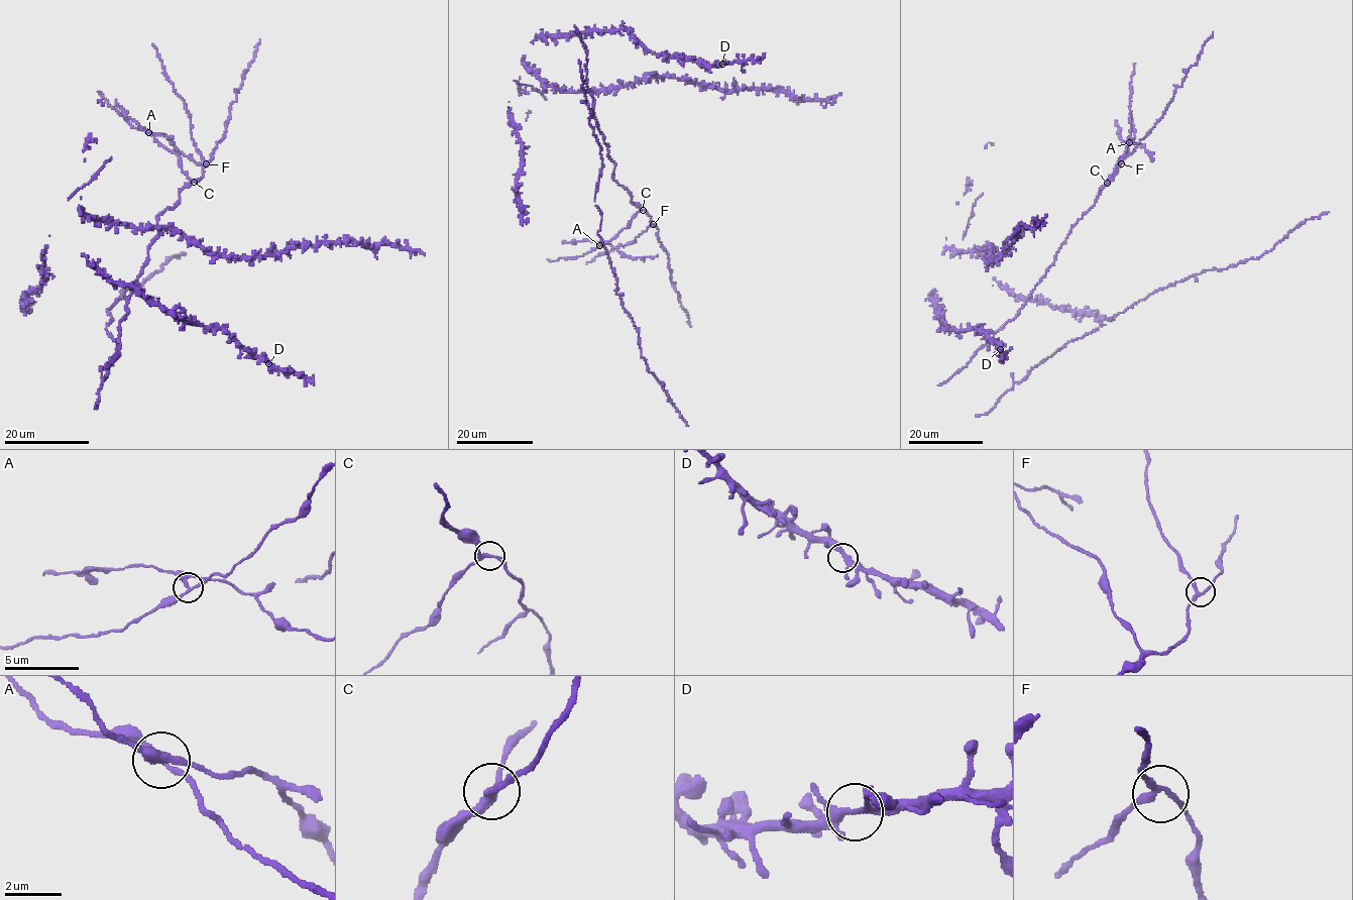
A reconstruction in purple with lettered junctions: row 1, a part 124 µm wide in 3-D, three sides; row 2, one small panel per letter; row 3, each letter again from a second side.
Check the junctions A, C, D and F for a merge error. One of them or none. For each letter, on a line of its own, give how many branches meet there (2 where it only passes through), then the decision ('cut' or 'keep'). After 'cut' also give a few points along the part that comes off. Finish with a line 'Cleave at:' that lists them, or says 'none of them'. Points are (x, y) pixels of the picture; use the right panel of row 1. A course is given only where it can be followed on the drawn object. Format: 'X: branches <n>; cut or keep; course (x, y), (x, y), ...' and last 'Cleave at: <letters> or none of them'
A: branches 4; cut; course (1128, 142), (1132, 141), (1150, 152), (1151, 161)
C: branches 3; keep
D: branches 4; keep
F: branches 3; keep
Cleave at: A

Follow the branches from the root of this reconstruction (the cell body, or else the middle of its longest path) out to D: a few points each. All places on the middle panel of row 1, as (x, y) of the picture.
D: (532, 42), (536, 36), (625, 29), (653, 52), (683, 57), (701, 66), (722, 64)

